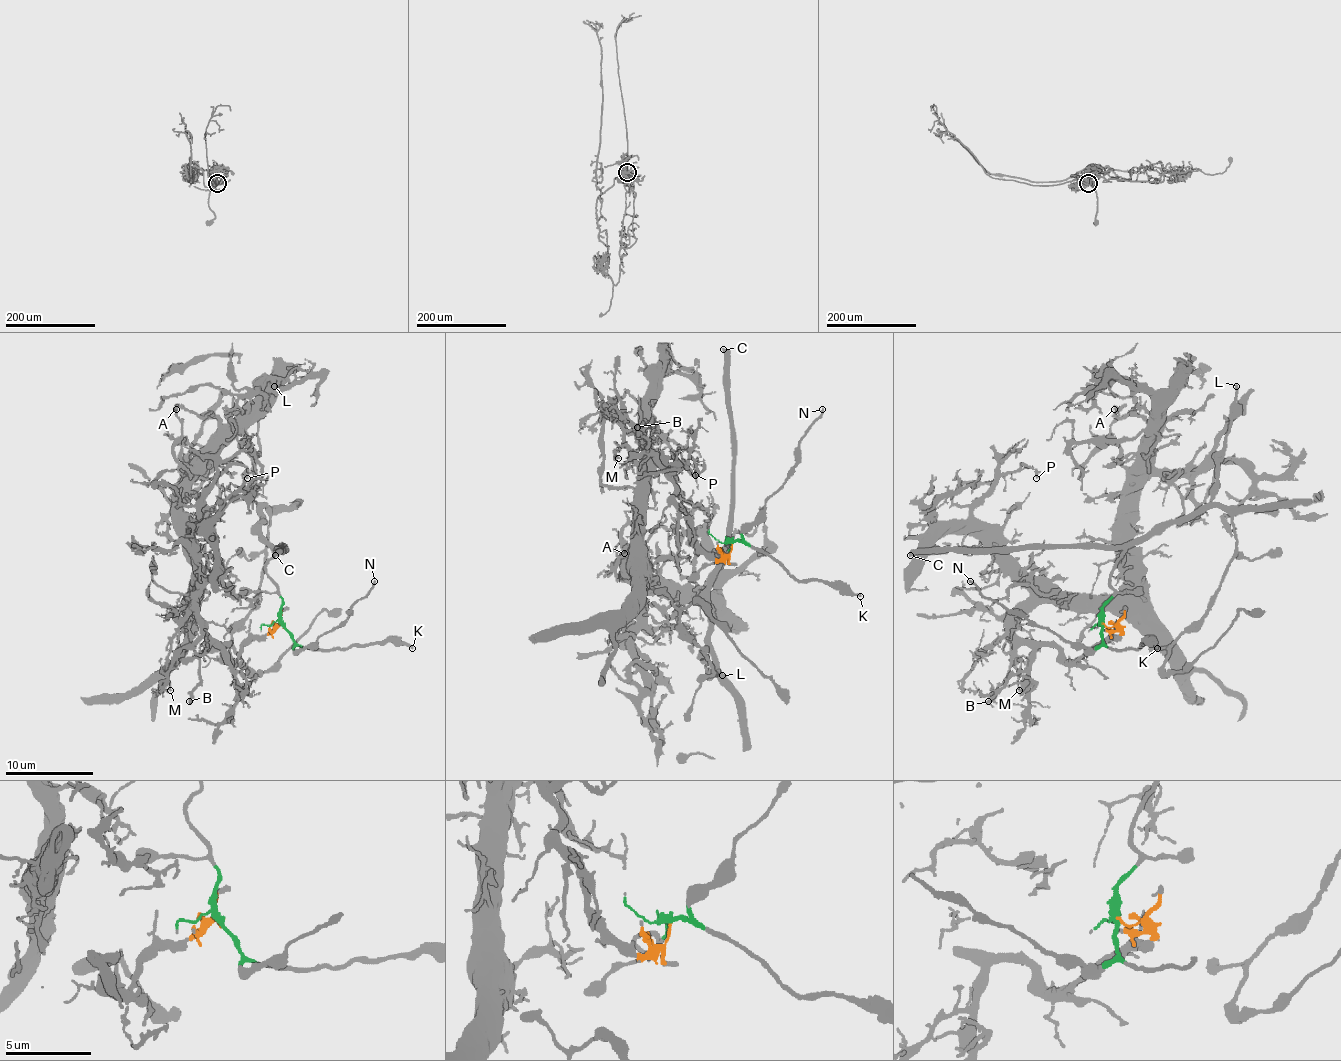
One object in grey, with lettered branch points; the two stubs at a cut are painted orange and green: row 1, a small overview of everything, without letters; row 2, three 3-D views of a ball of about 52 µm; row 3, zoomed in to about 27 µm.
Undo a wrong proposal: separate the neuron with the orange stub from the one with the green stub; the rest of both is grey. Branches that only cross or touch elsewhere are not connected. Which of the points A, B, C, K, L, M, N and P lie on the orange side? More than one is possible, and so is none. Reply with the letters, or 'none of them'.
A, B, M, P

